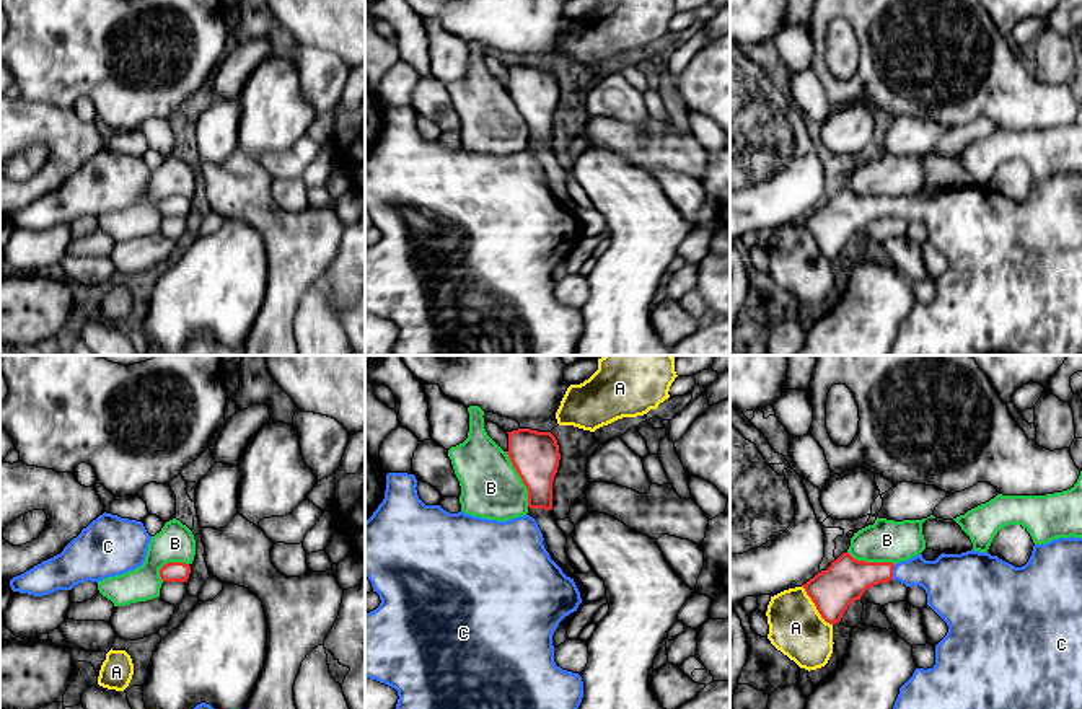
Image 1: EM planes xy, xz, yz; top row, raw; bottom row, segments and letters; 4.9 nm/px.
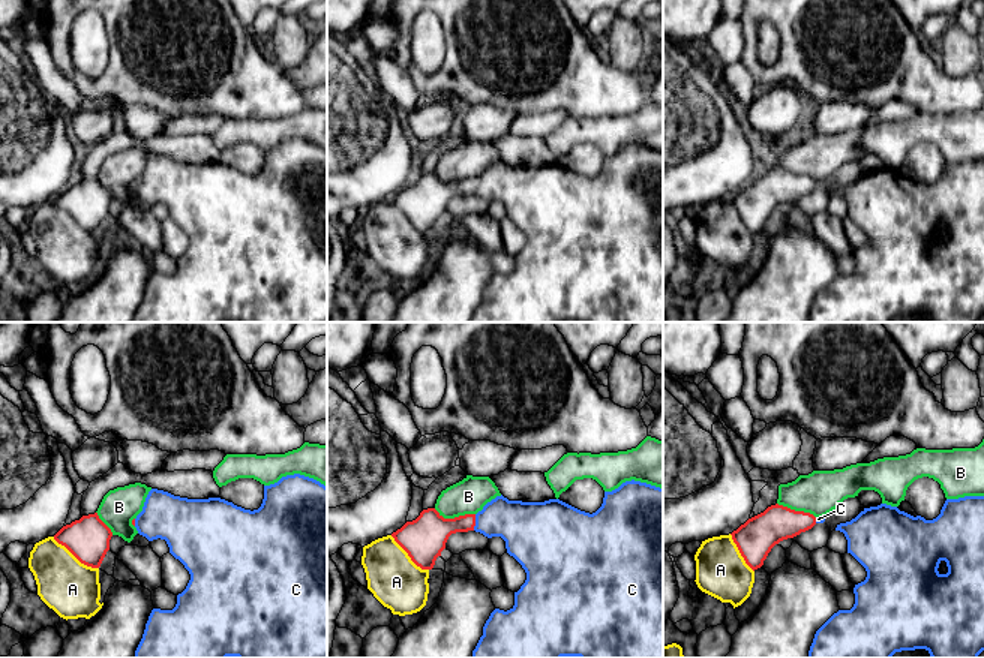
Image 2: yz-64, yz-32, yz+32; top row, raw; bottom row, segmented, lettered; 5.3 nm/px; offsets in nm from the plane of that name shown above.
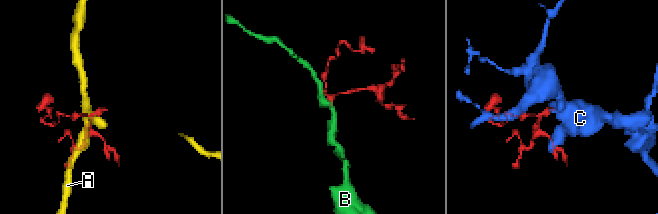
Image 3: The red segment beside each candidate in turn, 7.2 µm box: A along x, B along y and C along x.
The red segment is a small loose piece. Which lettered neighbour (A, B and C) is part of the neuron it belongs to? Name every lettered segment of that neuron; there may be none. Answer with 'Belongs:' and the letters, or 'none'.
Belongs: C

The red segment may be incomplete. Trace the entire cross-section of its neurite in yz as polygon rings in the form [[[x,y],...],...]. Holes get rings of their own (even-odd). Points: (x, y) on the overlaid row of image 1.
[[[1082,538],[1035,544],[1022,567],[974,549],[961,554],[942,553],[935,561],[917,554],[898,564],[857,561],[842,553],[802,587],[821,618],[836,624],[867,588],[890,580],[922,587],[927,606],[948,626],[947,636],[935,645],[935,665],[914,670],[899,688],[893,709],[1082,709]]]

